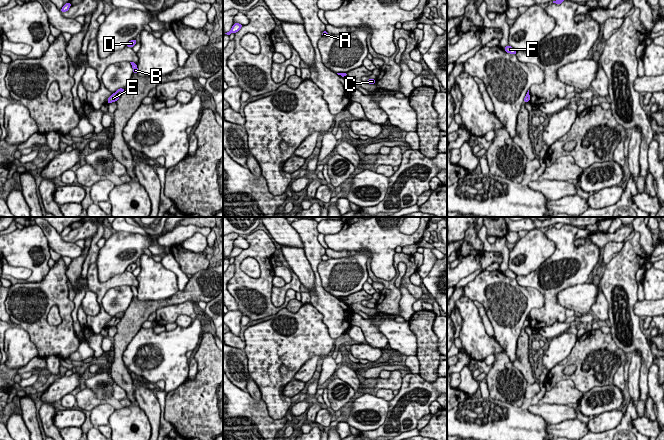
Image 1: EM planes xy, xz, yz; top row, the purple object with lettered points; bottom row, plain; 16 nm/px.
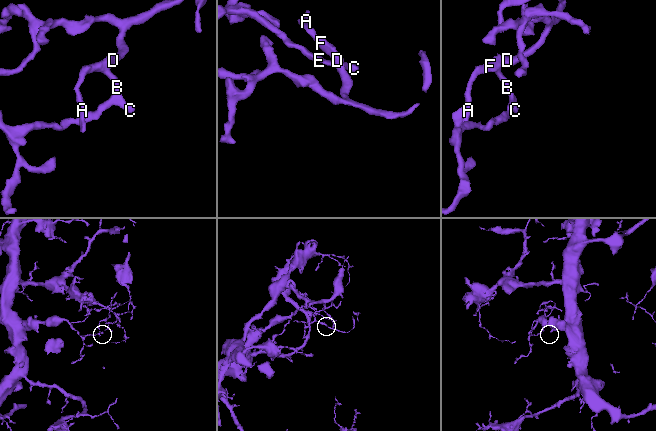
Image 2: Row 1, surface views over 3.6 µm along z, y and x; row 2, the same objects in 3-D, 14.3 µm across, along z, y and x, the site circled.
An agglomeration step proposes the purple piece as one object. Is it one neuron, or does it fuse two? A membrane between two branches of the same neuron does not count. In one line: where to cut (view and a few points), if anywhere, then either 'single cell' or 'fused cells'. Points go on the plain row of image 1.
cut in xy along (115, 316), (120, 318); fused cells

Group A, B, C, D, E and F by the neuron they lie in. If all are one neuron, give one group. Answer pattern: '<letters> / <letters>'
A B C D F / E

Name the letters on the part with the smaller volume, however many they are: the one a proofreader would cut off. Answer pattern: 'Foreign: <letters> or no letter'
Foreign: A, B, C, D, F

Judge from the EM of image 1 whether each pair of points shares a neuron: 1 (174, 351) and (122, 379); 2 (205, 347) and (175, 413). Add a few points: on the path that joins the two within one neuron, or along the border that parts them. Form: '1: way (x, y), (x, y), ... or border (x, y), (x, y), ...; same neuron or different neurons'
1: border (123, 352), (123, 364), (132, 374); different neurons
2: way (205, 363), (205, 382), (191, 397); same neuron

